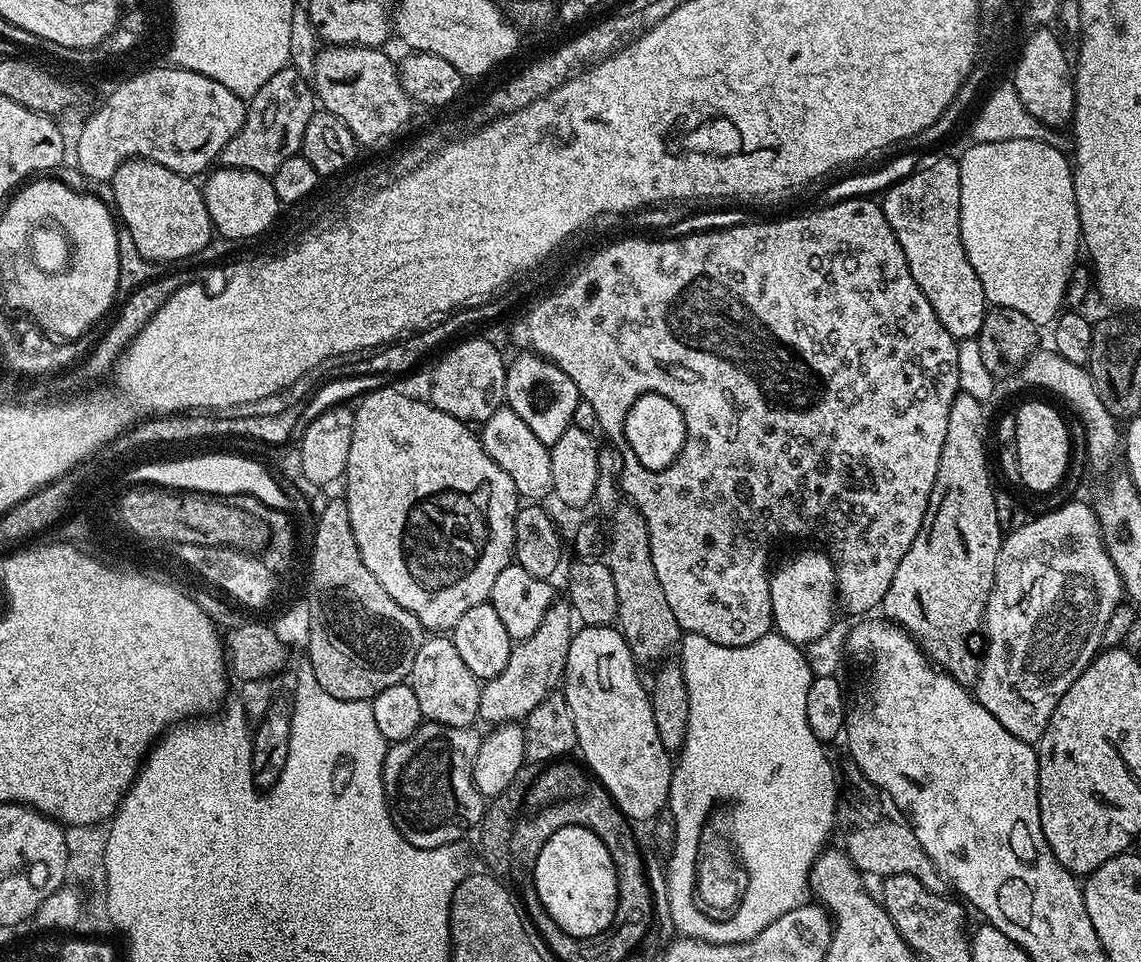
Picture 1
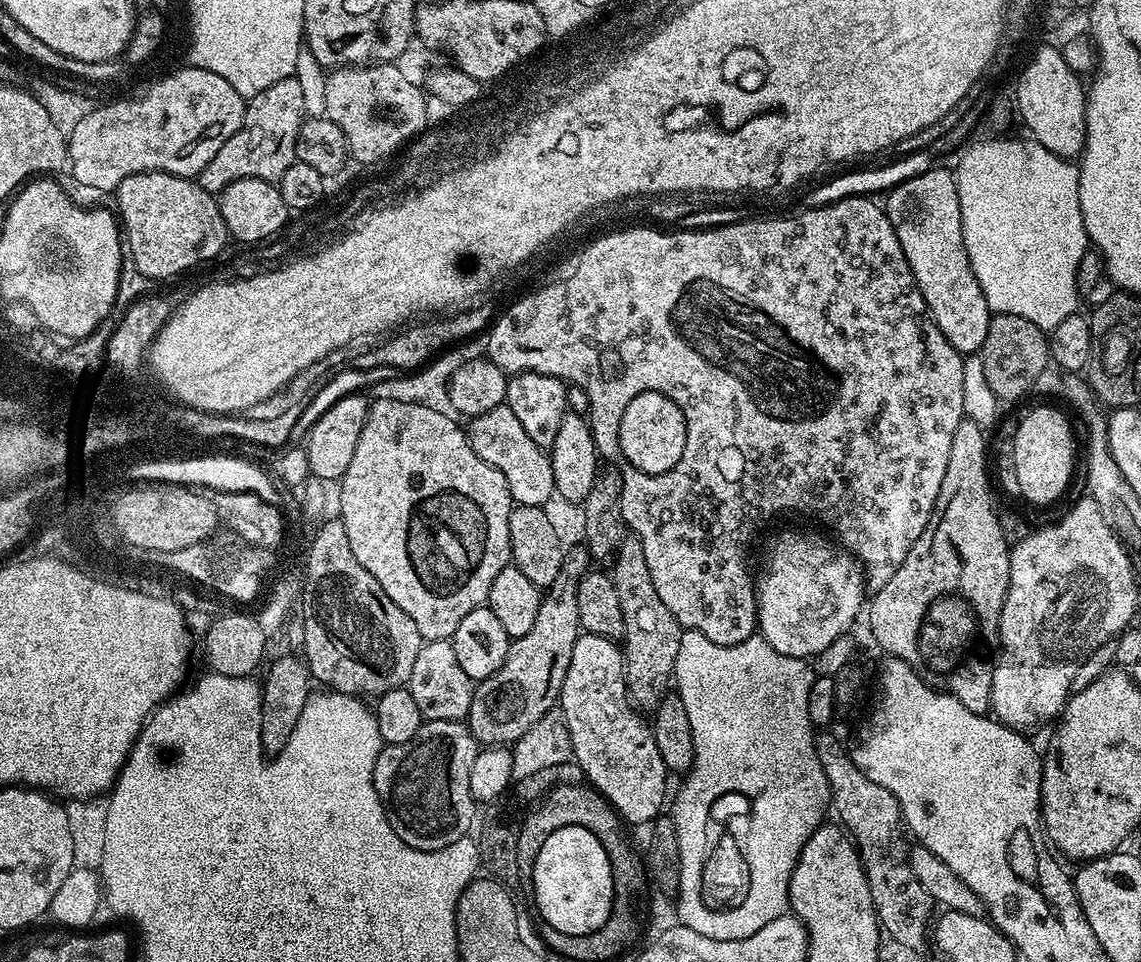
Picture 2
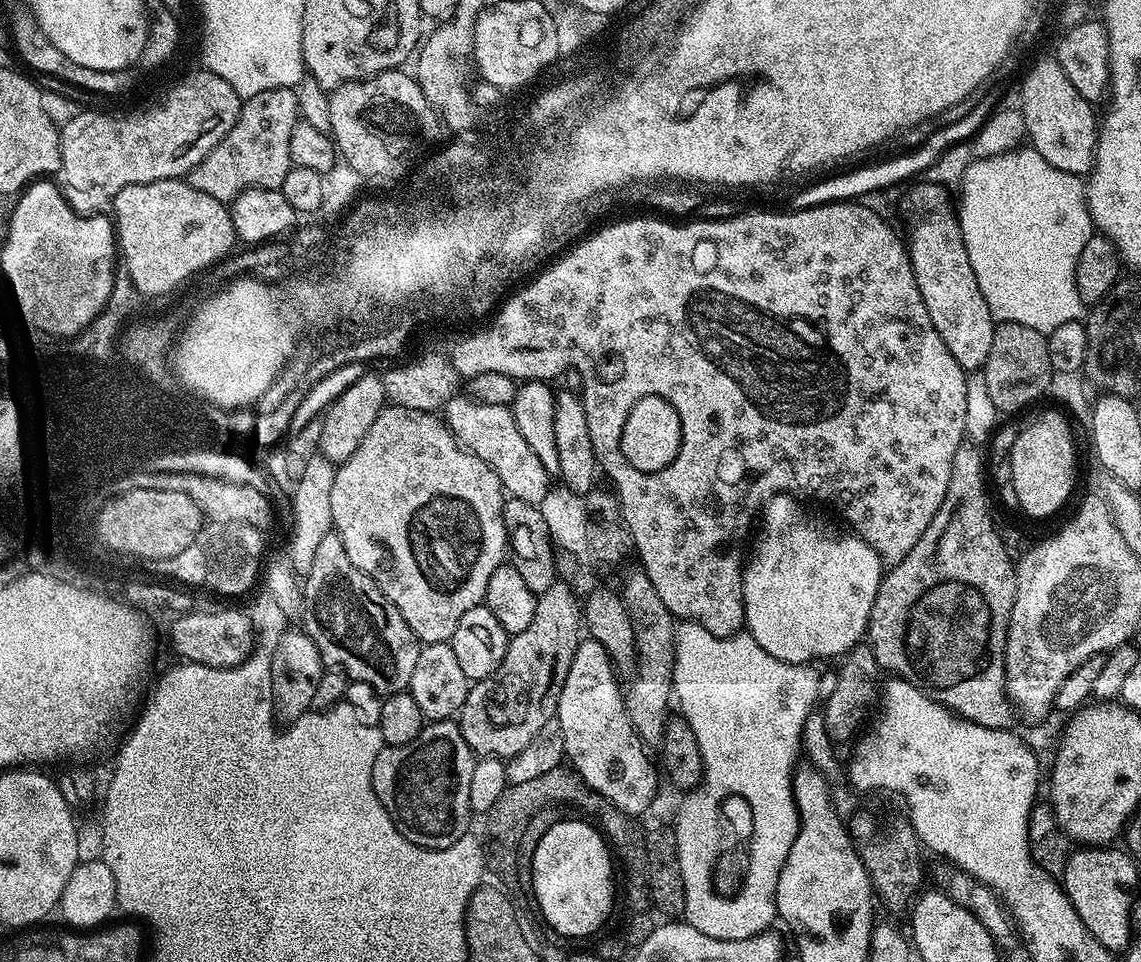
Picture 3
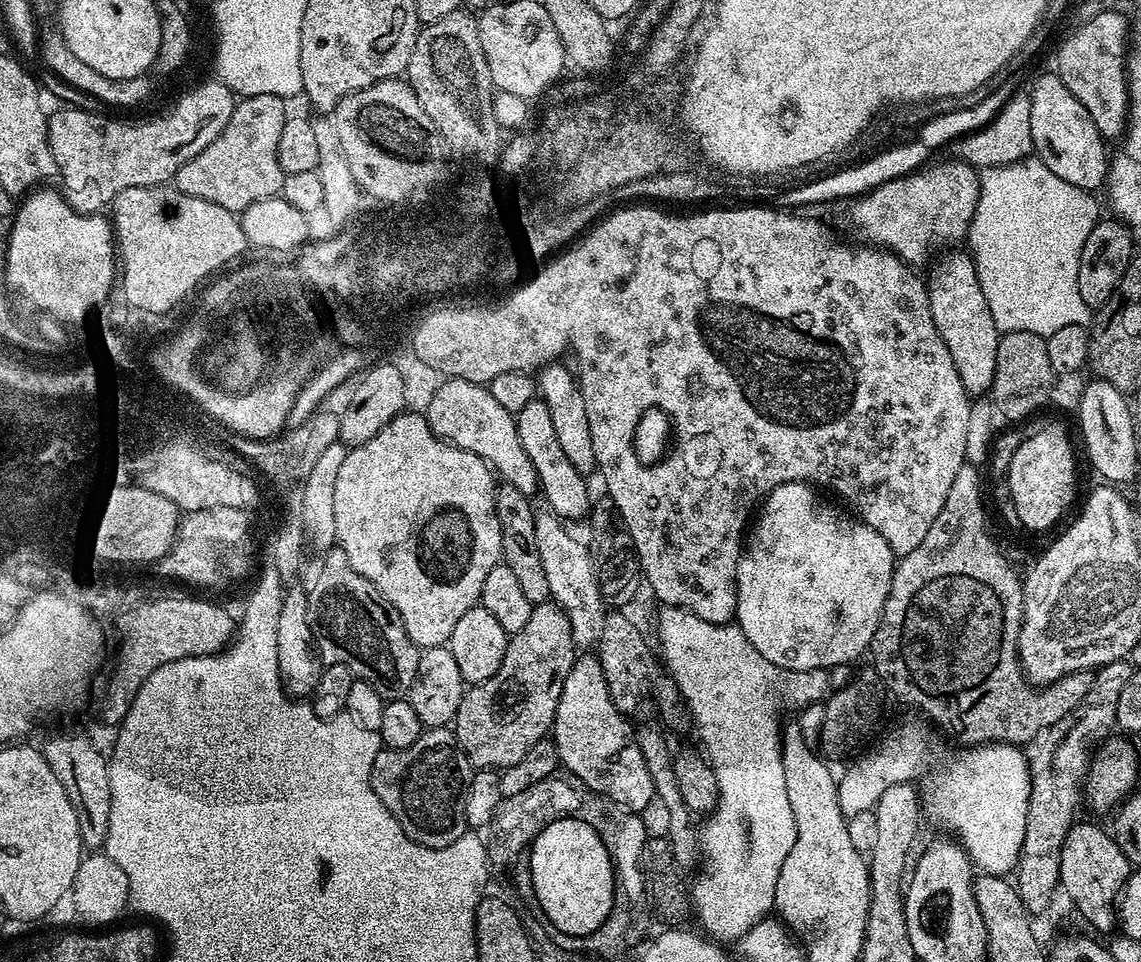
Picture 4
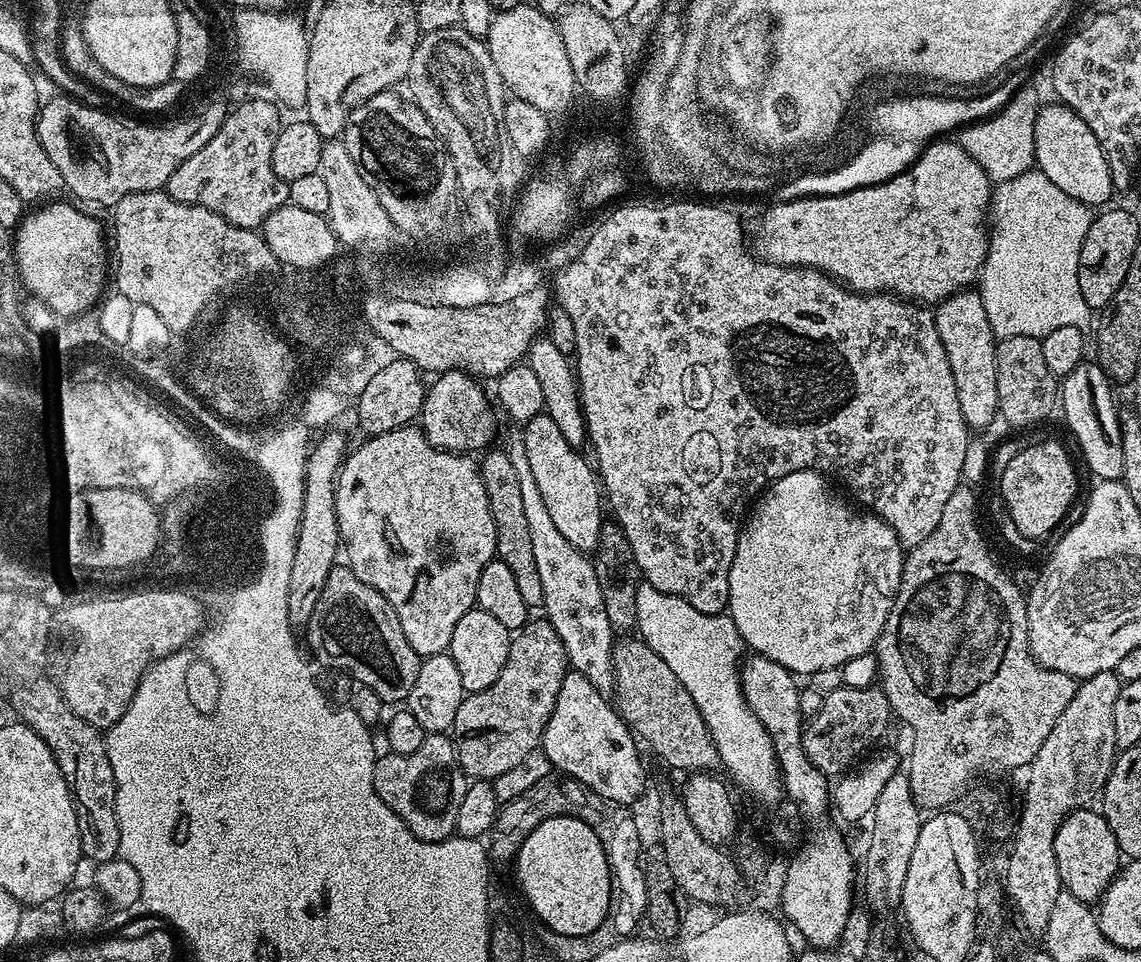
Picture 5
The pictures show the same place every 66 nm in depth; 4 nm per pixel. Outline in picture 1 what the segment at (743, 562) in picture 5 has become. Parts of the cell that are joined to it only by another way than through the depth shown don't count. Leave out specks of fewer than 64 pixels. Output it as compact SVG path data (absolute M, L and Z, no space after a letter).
M800 552L792 556L777 572L771 573L770 606L775 631L794 644L807 646L826 634L834 621L832 611L837 611L836 571L827 552Z

